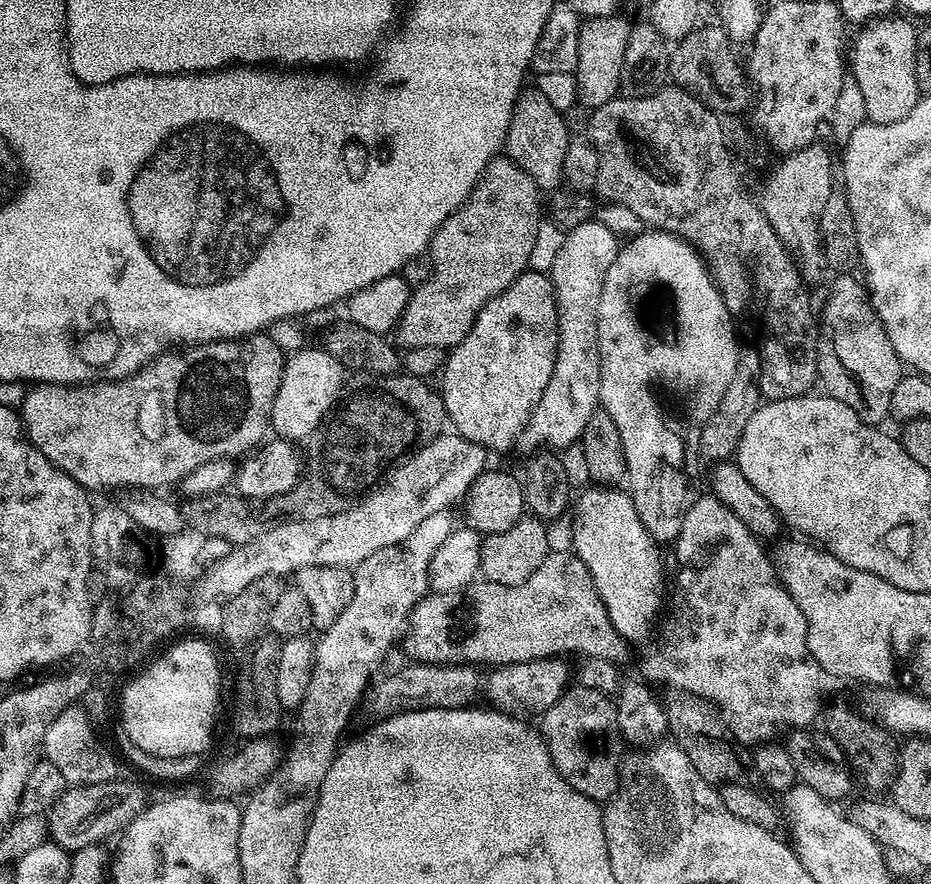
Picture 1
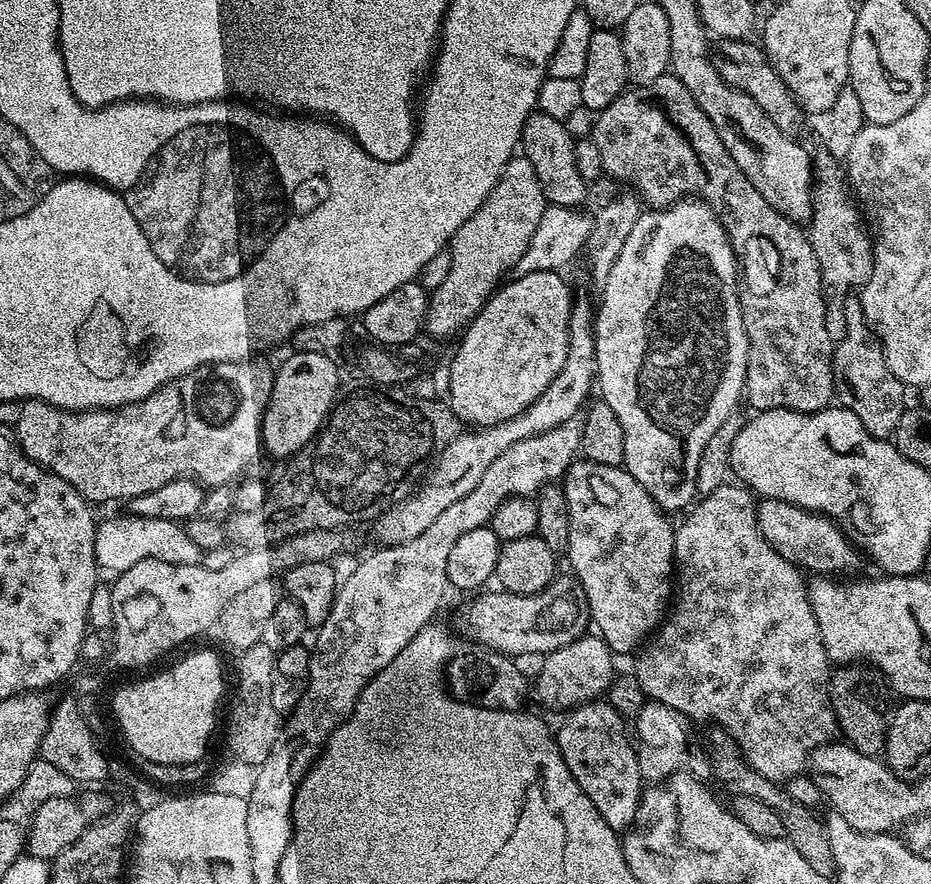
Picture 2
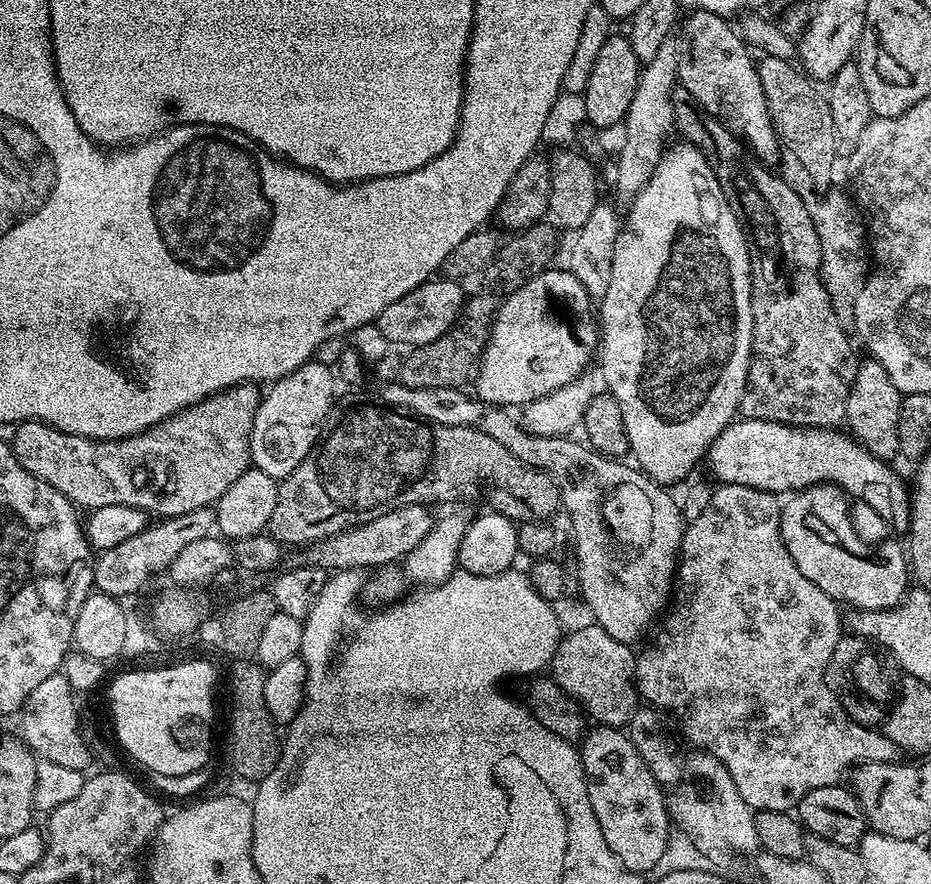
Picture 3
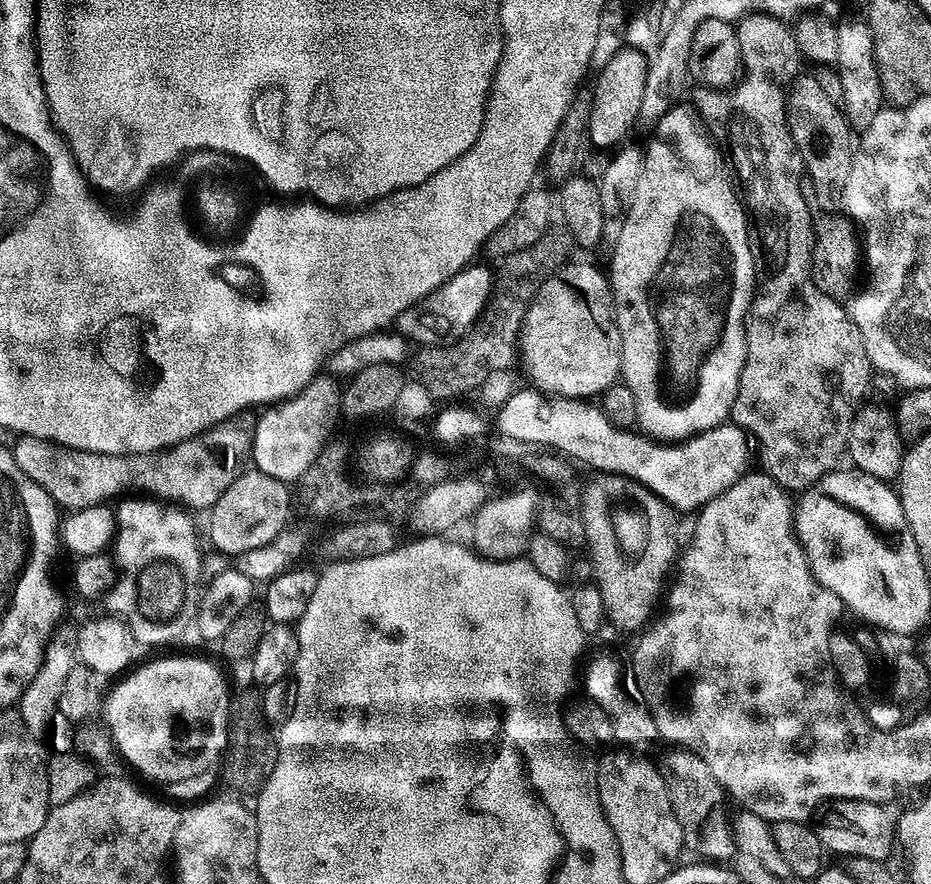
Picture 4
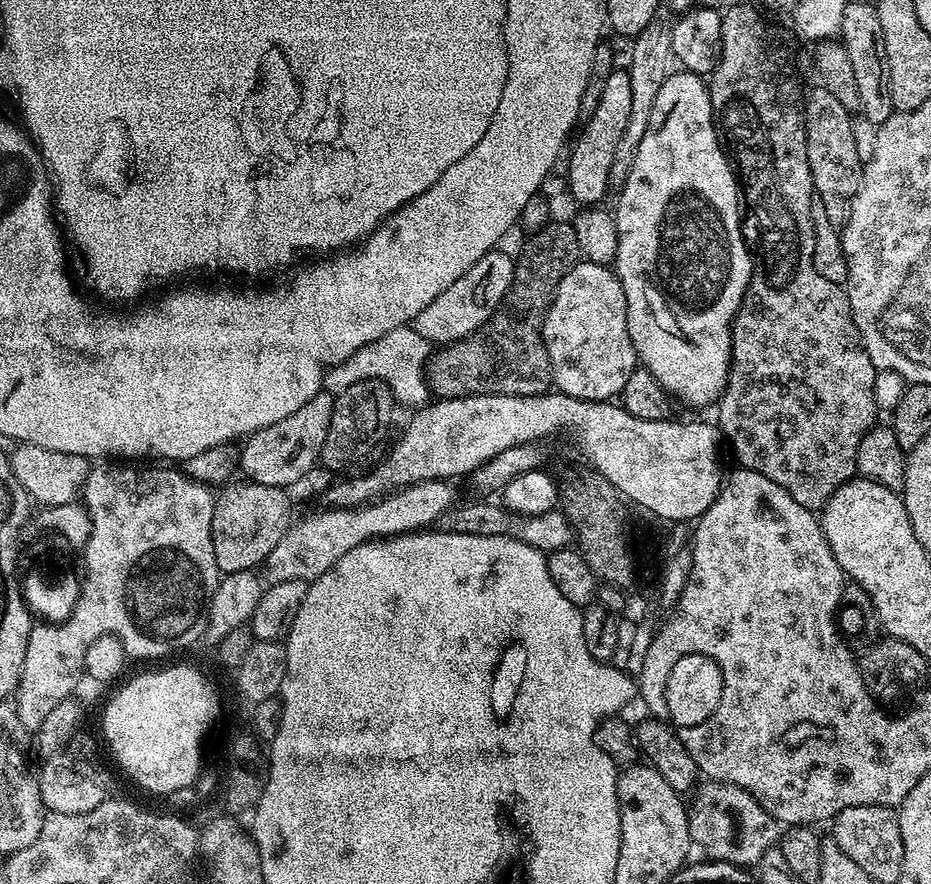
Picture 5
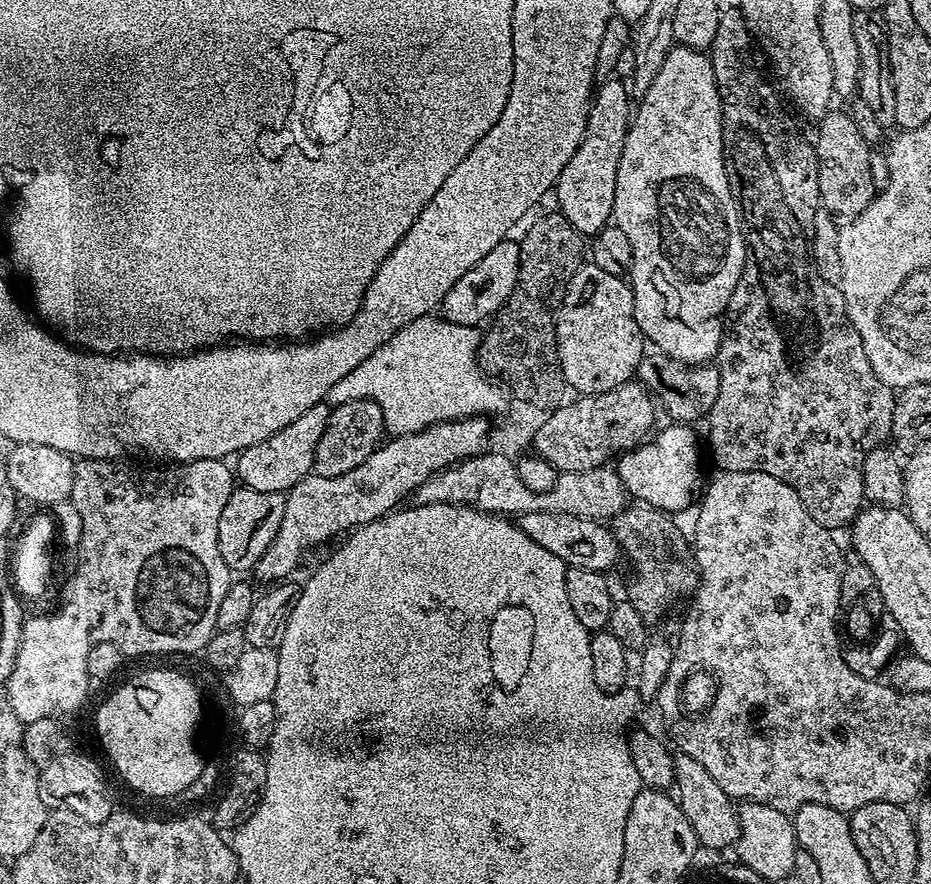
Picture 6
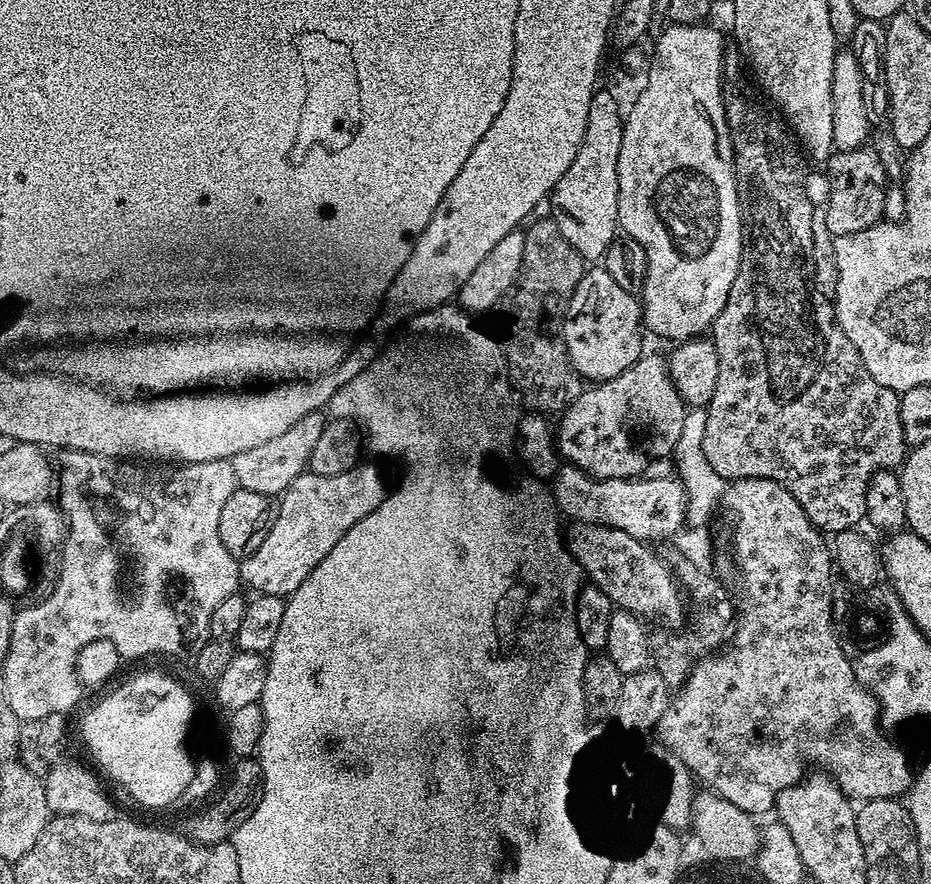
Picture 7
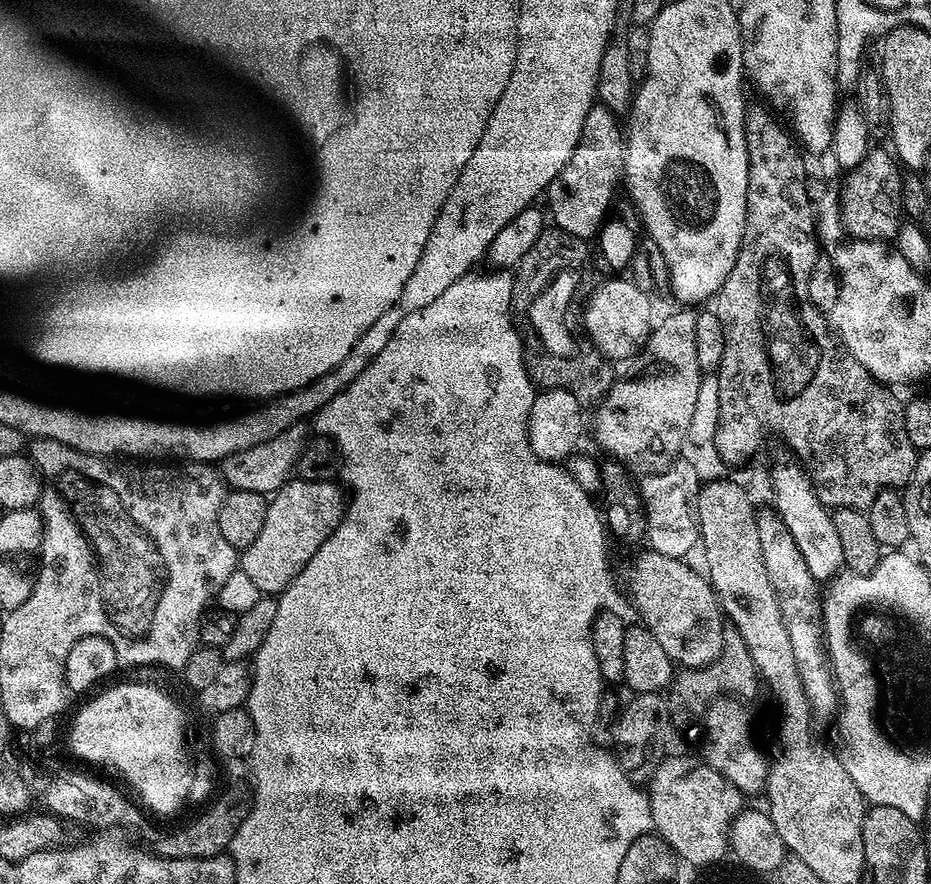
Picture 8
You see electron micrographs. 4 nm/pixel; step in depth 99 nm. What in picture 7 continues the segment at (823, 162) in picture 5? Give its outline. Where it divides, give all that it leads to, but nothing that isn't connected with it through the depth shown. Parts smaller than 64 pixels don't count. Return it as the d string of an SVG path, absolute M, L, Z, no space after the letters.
M870 146L855 148L849 152L833 151L826 161L828 167L828 202L826 221L834 237L858 234L870 226L881 223L884 203L888 196L884 187L890 184L878 156Z

